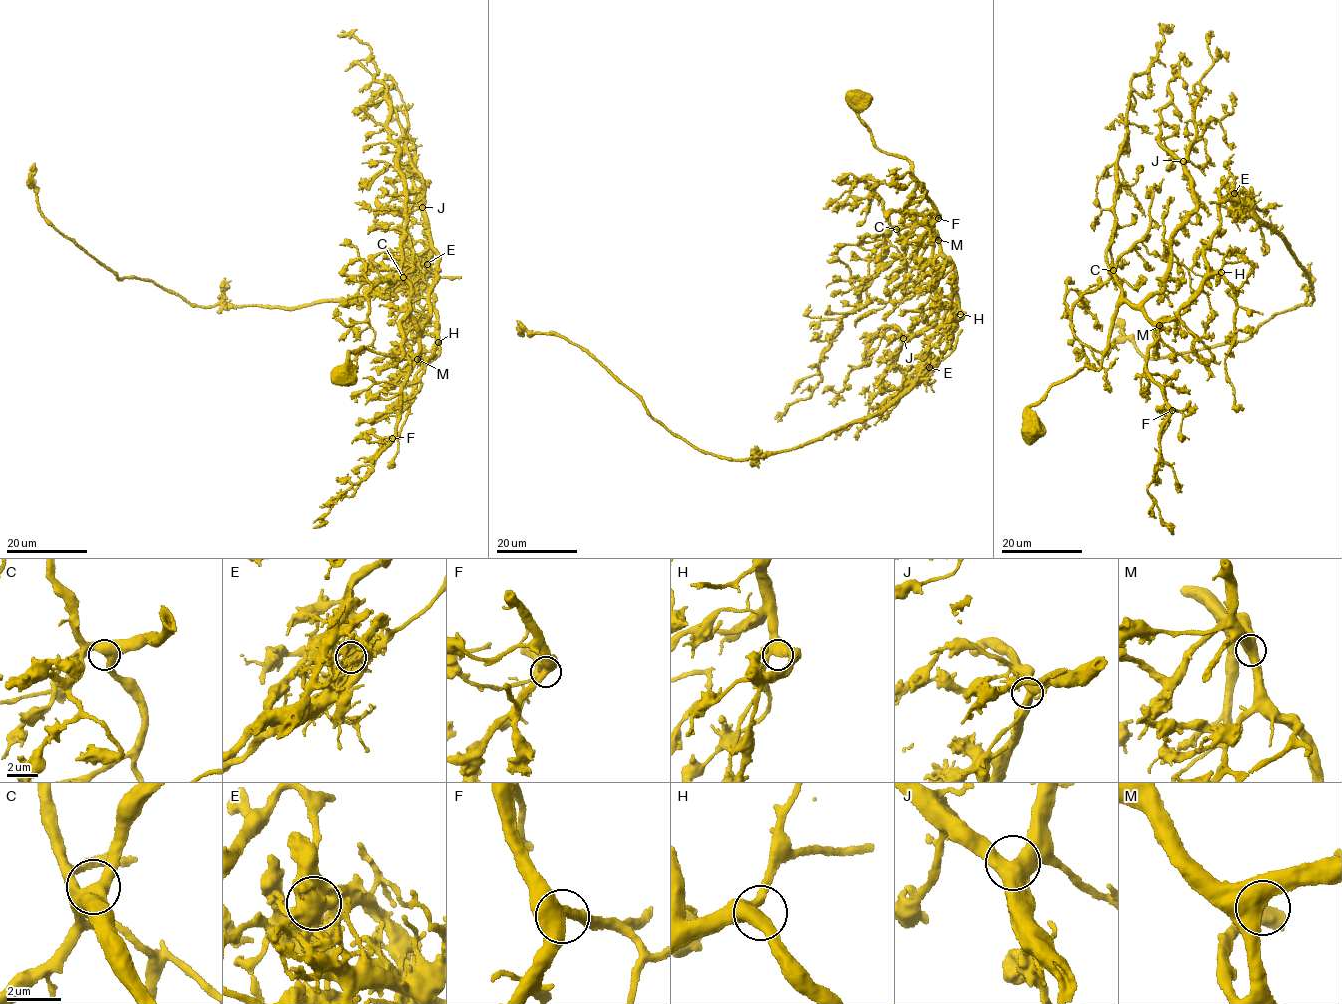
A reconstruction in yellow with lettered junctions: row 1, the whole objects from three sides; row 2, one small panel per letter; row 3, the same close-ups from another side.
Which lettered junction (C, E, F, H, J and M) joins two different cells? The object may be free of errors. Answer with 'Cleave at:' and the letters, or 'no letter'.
Cleave at: E

